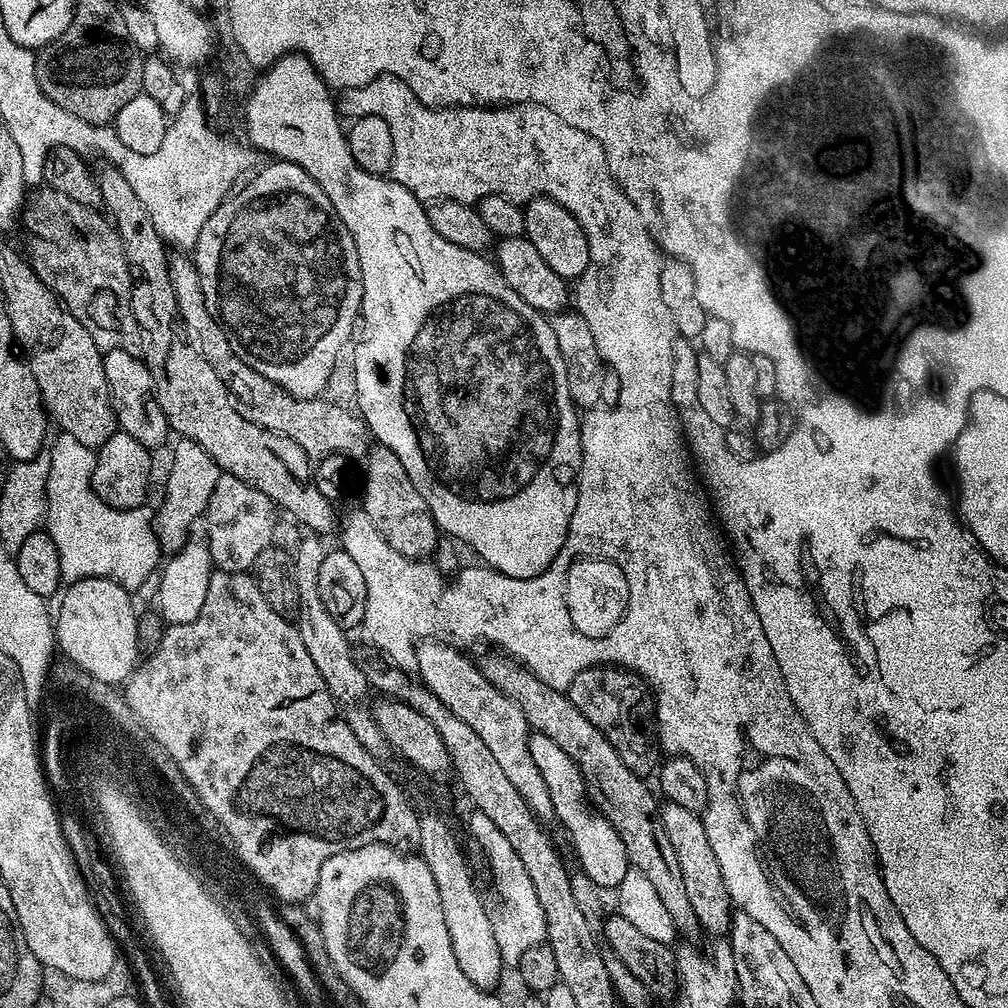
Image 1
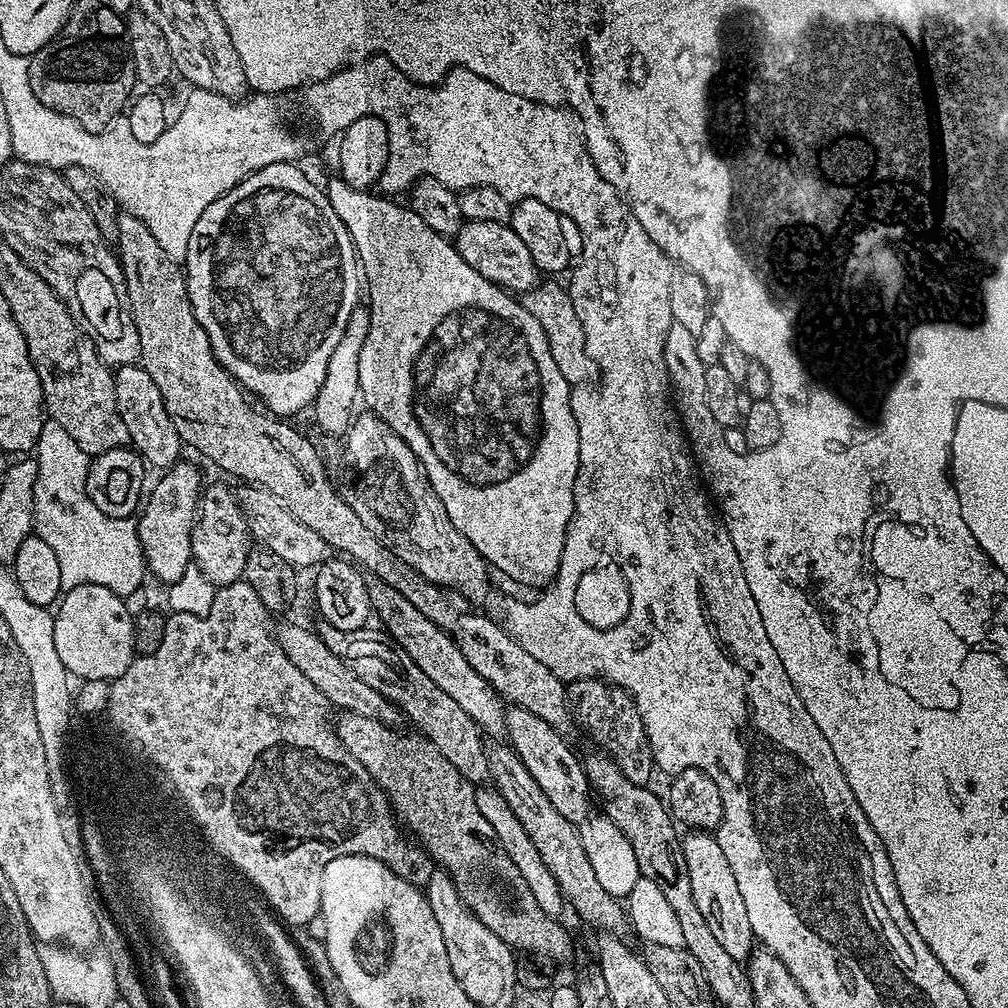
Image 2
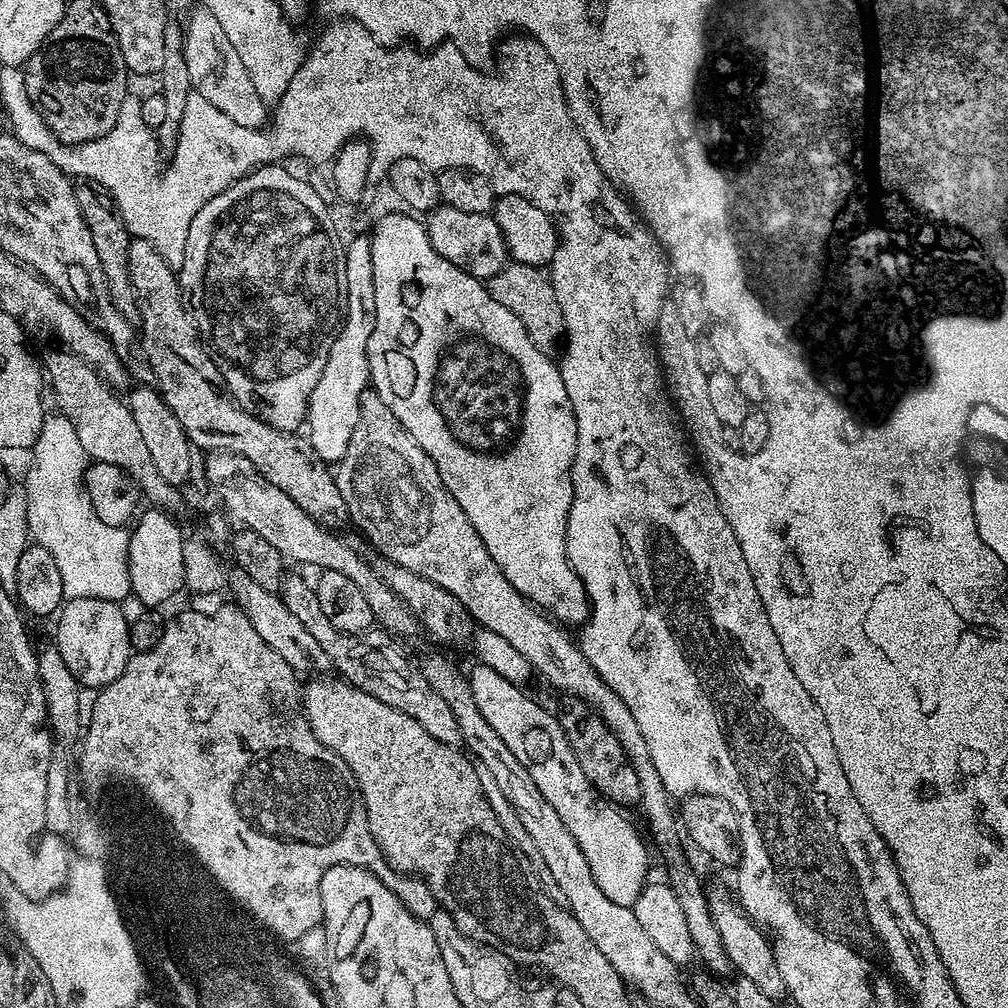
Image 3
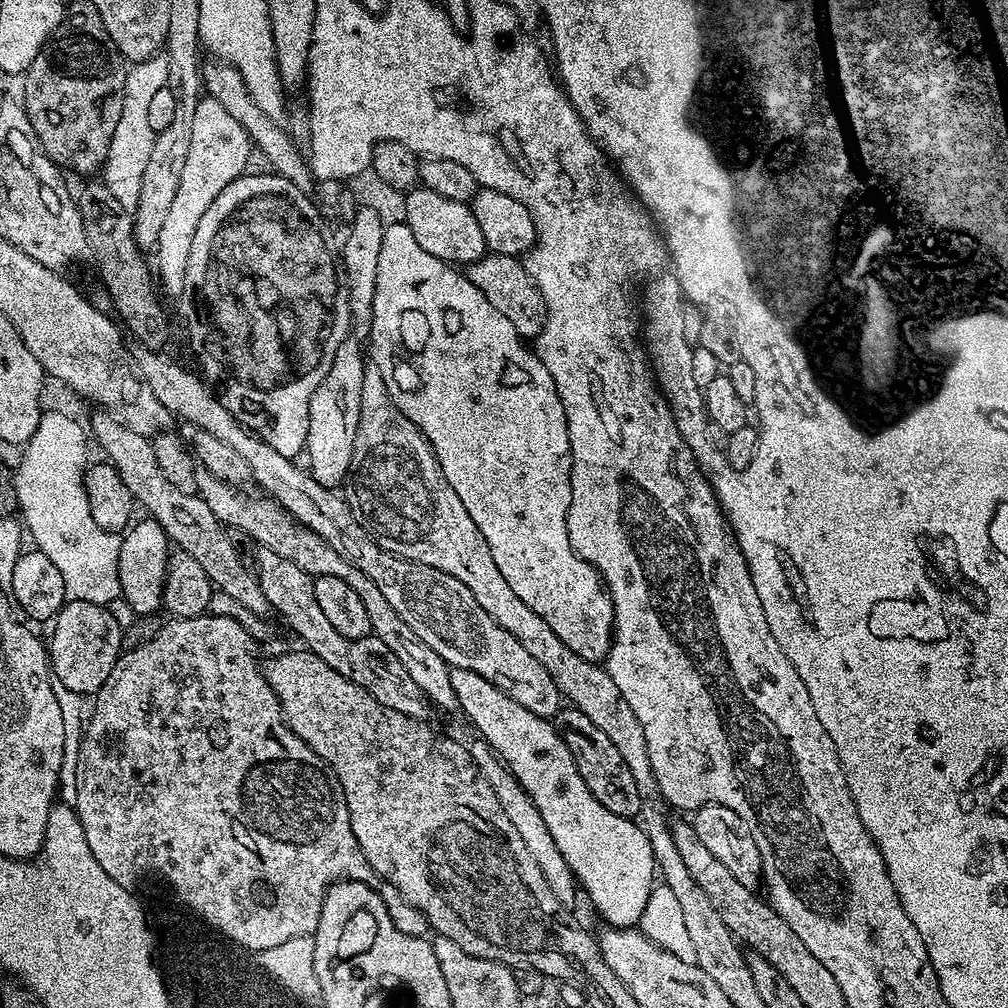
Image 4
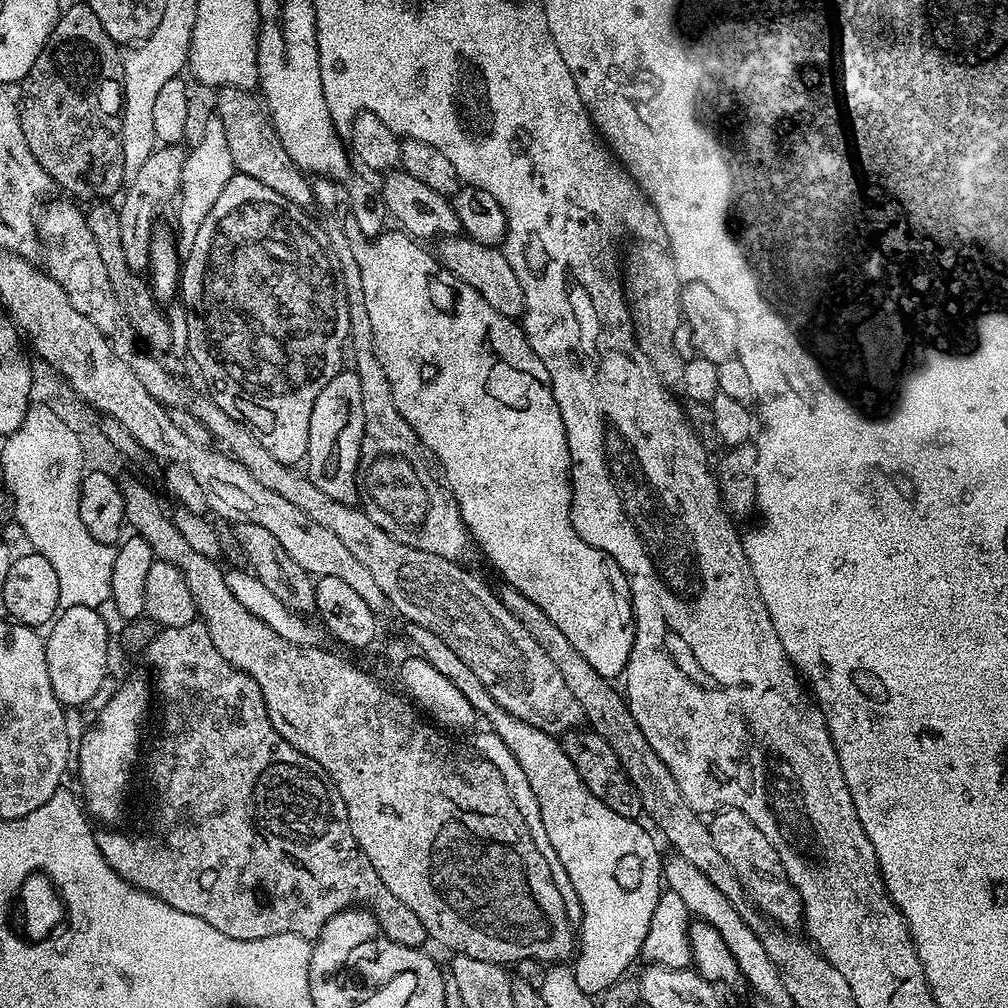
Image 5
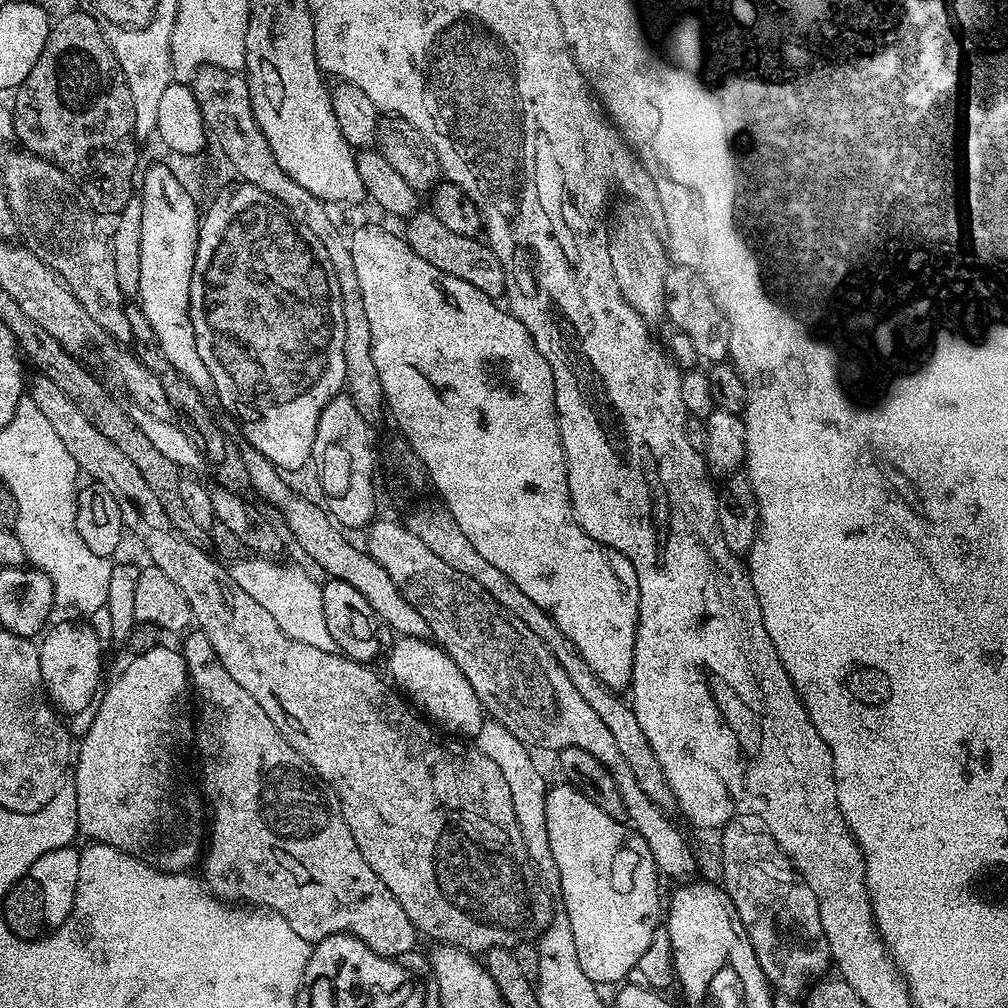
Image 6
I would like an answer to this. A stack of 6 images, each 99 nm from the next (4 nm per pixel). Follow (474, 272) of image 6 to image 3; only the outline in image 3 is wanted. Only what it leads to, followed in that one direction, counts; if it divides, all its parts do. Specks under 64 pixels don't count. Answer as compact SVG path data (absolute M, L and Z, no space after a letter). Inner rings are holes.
M509 262L486 281L486 287L494 302L502 302L506 310L518 314L522 326L526 326L526 334L530 334L530 342L538 350L552 354L556 347L556 351L561 347L565 339L562 306L558 306L558 294L554 294L554 286L544 268Z

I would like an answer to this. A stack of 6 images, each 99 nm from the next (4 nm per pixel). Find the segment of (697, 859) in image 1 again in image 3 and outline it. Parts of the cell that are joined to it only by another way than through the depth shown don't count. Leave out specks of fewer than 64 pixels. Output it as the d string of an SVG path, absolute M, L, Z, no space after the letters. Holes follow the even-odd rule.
M708 884L708 905L710 916L714 918L714 926L718 926L718 934L722 937L722 944L728 955L728 963L739 975L750 978L766 998L777 1002L788 996L788 987L778 971L778 962L772 949L772 941L766 935L765 929L757 924L740 906L740 901L733 889L724 884Z

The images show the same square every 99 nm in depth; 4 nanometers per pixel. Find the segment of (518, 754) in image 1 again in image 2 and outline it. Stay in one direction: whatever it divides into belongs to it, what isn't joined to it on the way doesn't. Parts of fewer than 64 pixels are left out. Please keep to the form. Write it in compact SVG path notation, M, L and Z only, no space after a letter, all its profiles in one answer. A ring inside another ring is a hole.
M369 575L364 576L364 584L368 587L375 619L384 623L383 631L390 637L391 643L401 648L412 659L414 666L418 666L418 670L426 674L426 678L430 678L442 691L450 694L450 698L454 698L454 702L458 702L458 706L462 706L462 710L466 710L466 714L474 718L481 732L490 738L503 737L505 701L487 684L482 674L478 674L478 670L474 670L474 666L470 666L470 662L462 658L462 650L458 650L452 637L434 626L434 622L430 622L430 618L422 614L422 610L417 610L409 600L402 598L402 594L394 590L394 586L386 586L386 582Z

